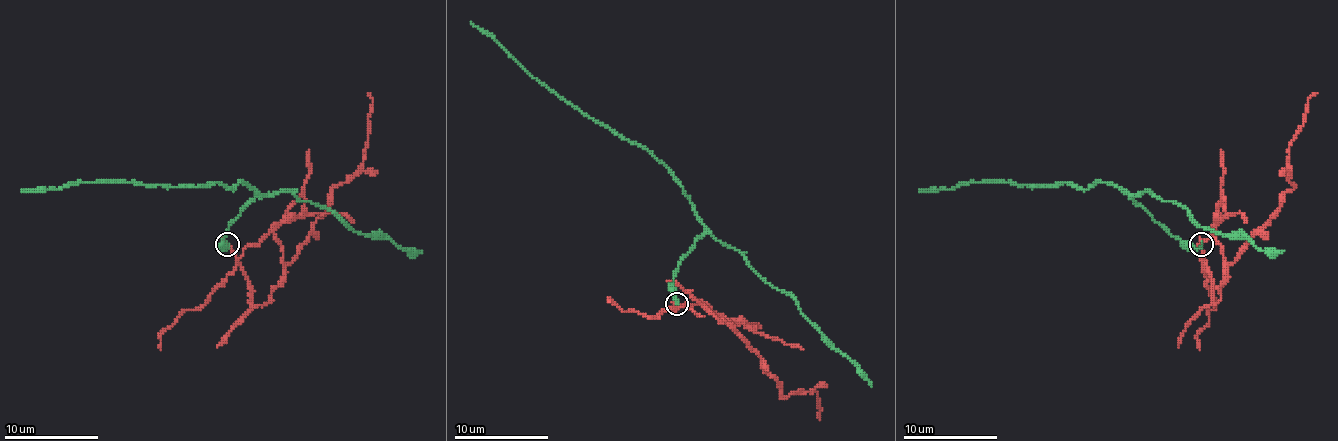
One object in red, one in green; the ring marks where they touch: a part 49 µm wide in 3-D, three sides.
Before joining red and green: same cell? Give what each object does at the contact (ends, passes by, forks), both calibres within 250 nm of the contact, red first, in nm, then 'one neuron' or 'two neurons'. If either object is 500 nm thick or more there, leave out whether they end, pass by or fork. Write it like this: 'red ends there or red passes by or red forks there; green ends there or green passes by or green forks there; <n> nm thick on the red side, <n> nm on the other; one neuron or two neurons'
red ends there; green ends there; 240 nm thick on the red side, 180 nm on the other; two neurons

